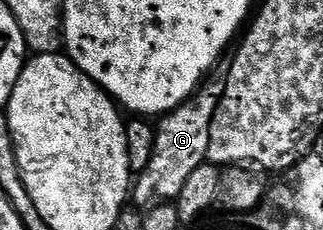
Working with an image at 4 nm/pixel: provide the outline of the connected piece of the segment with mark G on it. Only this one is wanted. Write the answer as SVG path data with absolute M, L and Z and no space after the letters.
M219 62L203 79L201 87L191 99L157 120L156 149L152 149L152 161L148 161L148 169L137 172L132 183L132 199L133 202L139 203L135 203L139 208L149 208L159 201L177 200L180 189L184 189L189 175L200 169L202 163L207 162L212 117L216 117L218 101L224 97L229 72L229 62Z

